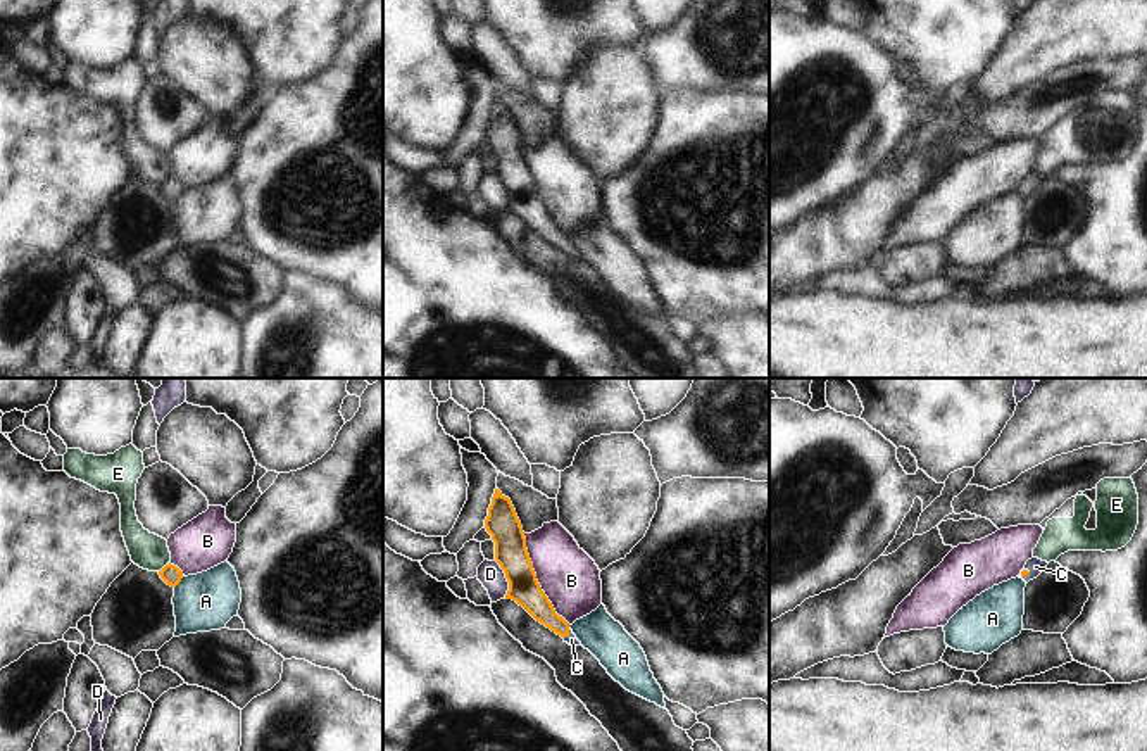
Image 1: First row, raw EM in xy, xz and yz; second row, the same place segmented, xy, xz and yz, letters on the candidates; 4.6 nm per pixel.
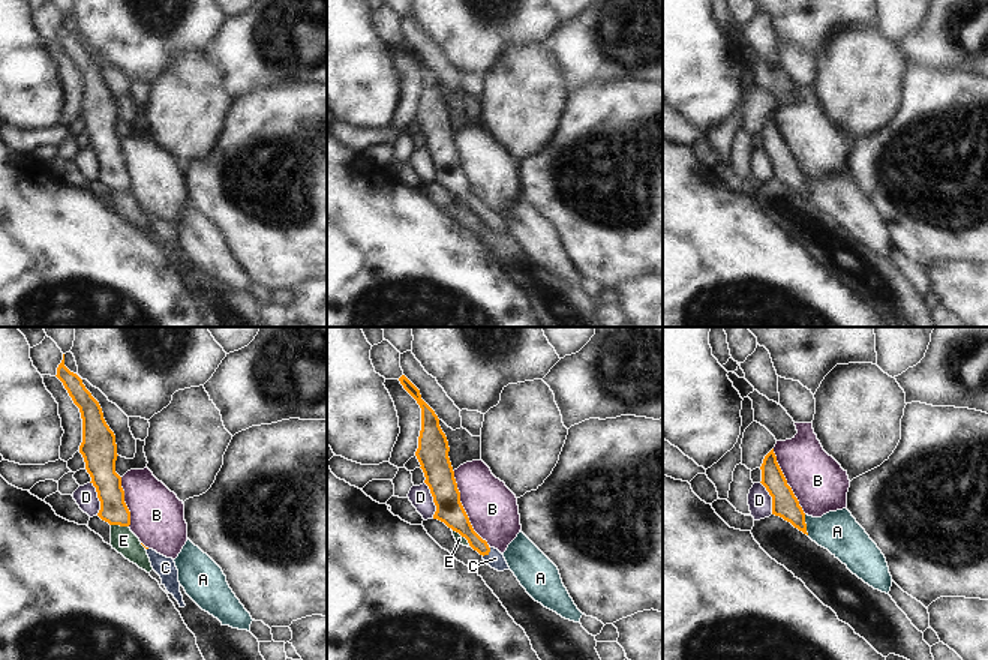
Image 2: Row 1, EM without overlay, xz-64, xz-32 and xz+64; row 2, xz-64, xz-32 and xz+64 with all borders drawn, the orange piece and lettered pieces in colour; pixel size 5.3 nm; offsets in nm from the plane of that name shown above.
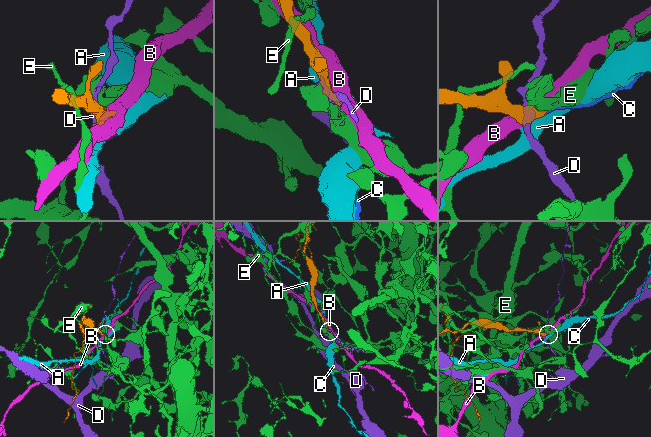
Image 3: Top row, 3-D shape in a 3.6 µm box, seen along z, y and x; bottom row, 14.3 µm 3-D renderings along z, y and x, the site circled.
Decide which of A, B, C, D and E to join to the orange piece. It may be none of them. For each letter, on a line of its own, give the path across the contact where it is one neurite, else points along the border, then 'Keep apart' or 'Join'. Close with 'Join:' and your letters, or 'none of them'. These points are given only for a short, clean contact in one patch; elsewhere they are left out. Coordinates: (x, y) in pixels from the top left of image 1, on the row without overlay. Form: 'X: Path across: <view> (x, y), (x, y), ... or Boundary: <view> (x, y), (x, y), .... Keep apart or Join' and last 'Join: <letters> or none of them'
A: Boundary: xy (183, 190), (175, 201). Keep apart
B: Keep apart
C: Path across: yz (1025, 185), (1025, 189), (1035, 180). Join
D: Boundary: xz (494, 173), (507, 195), (506, 211). Keep apart
E: Keep apart
Join: C

